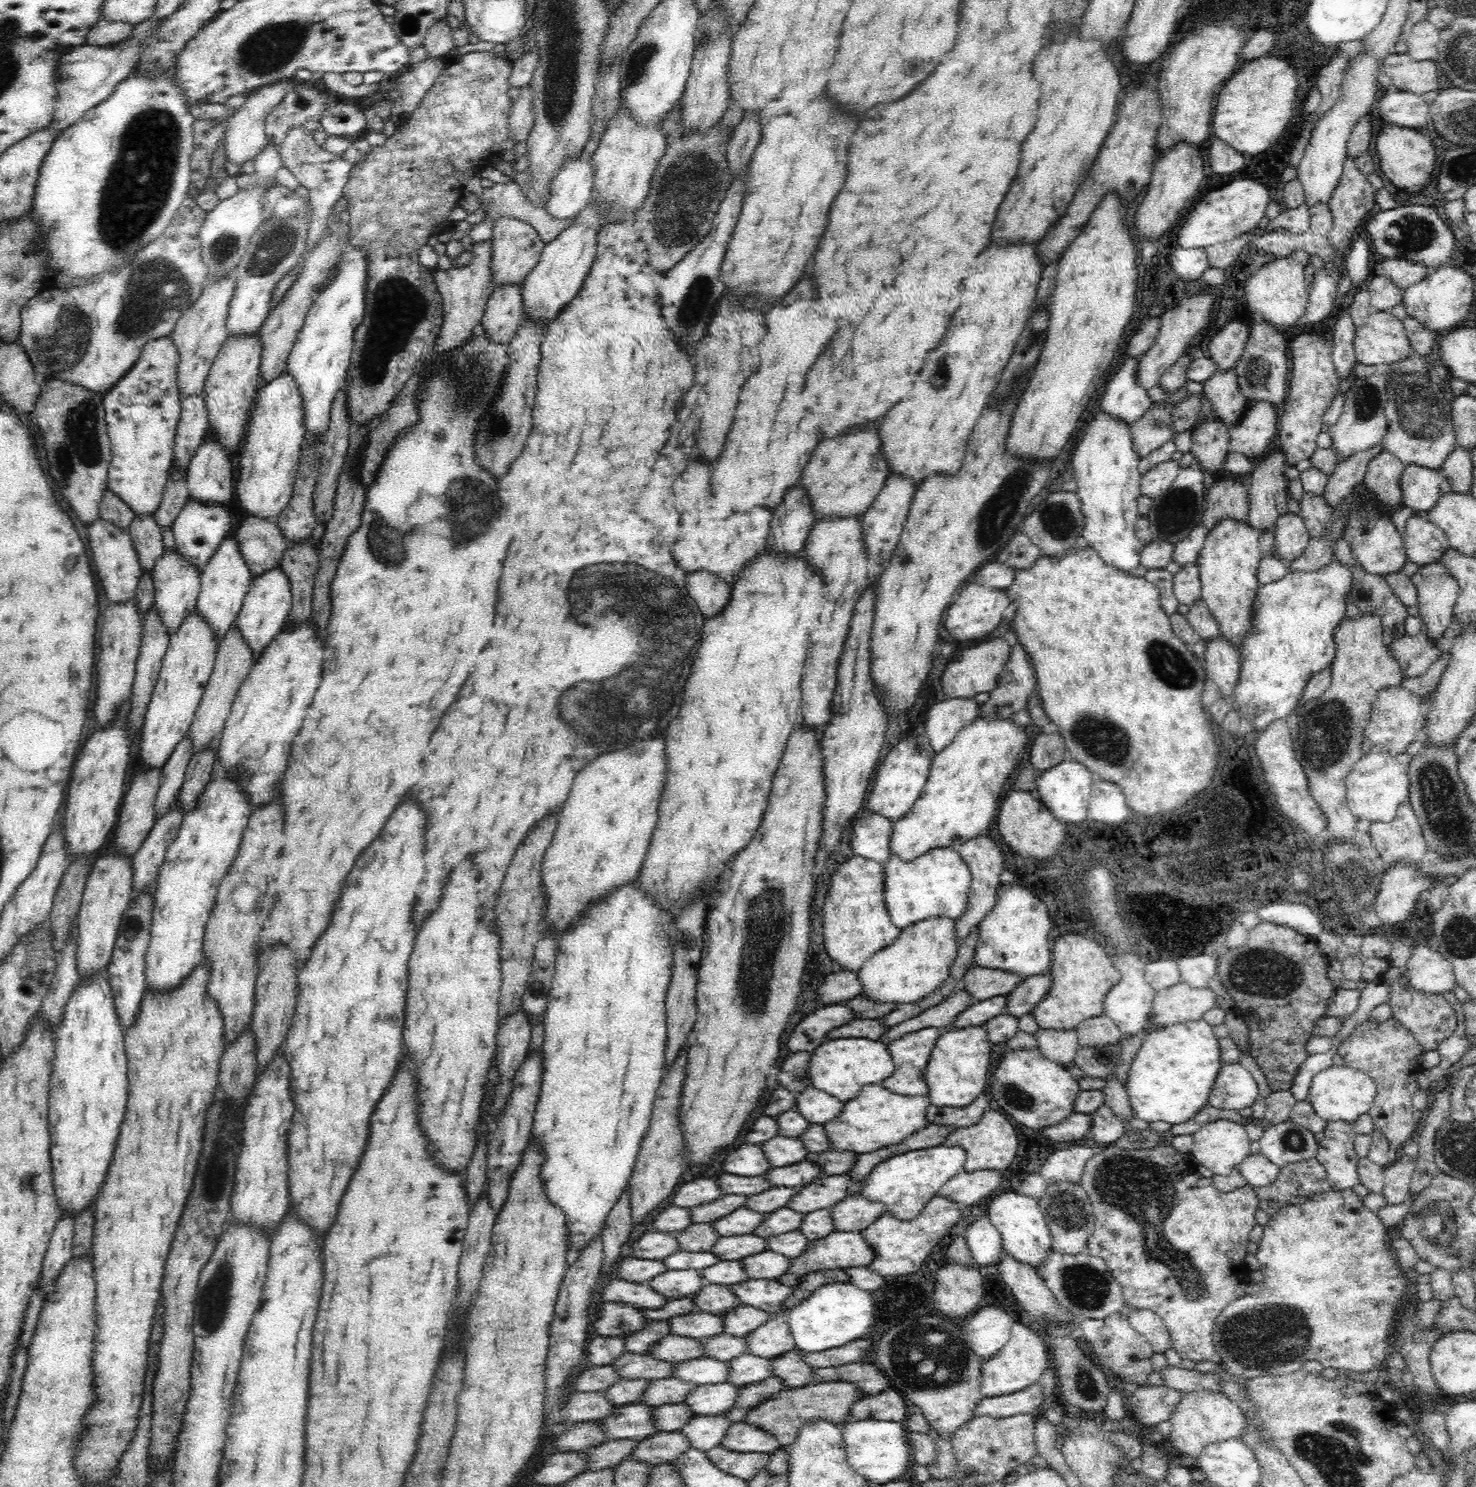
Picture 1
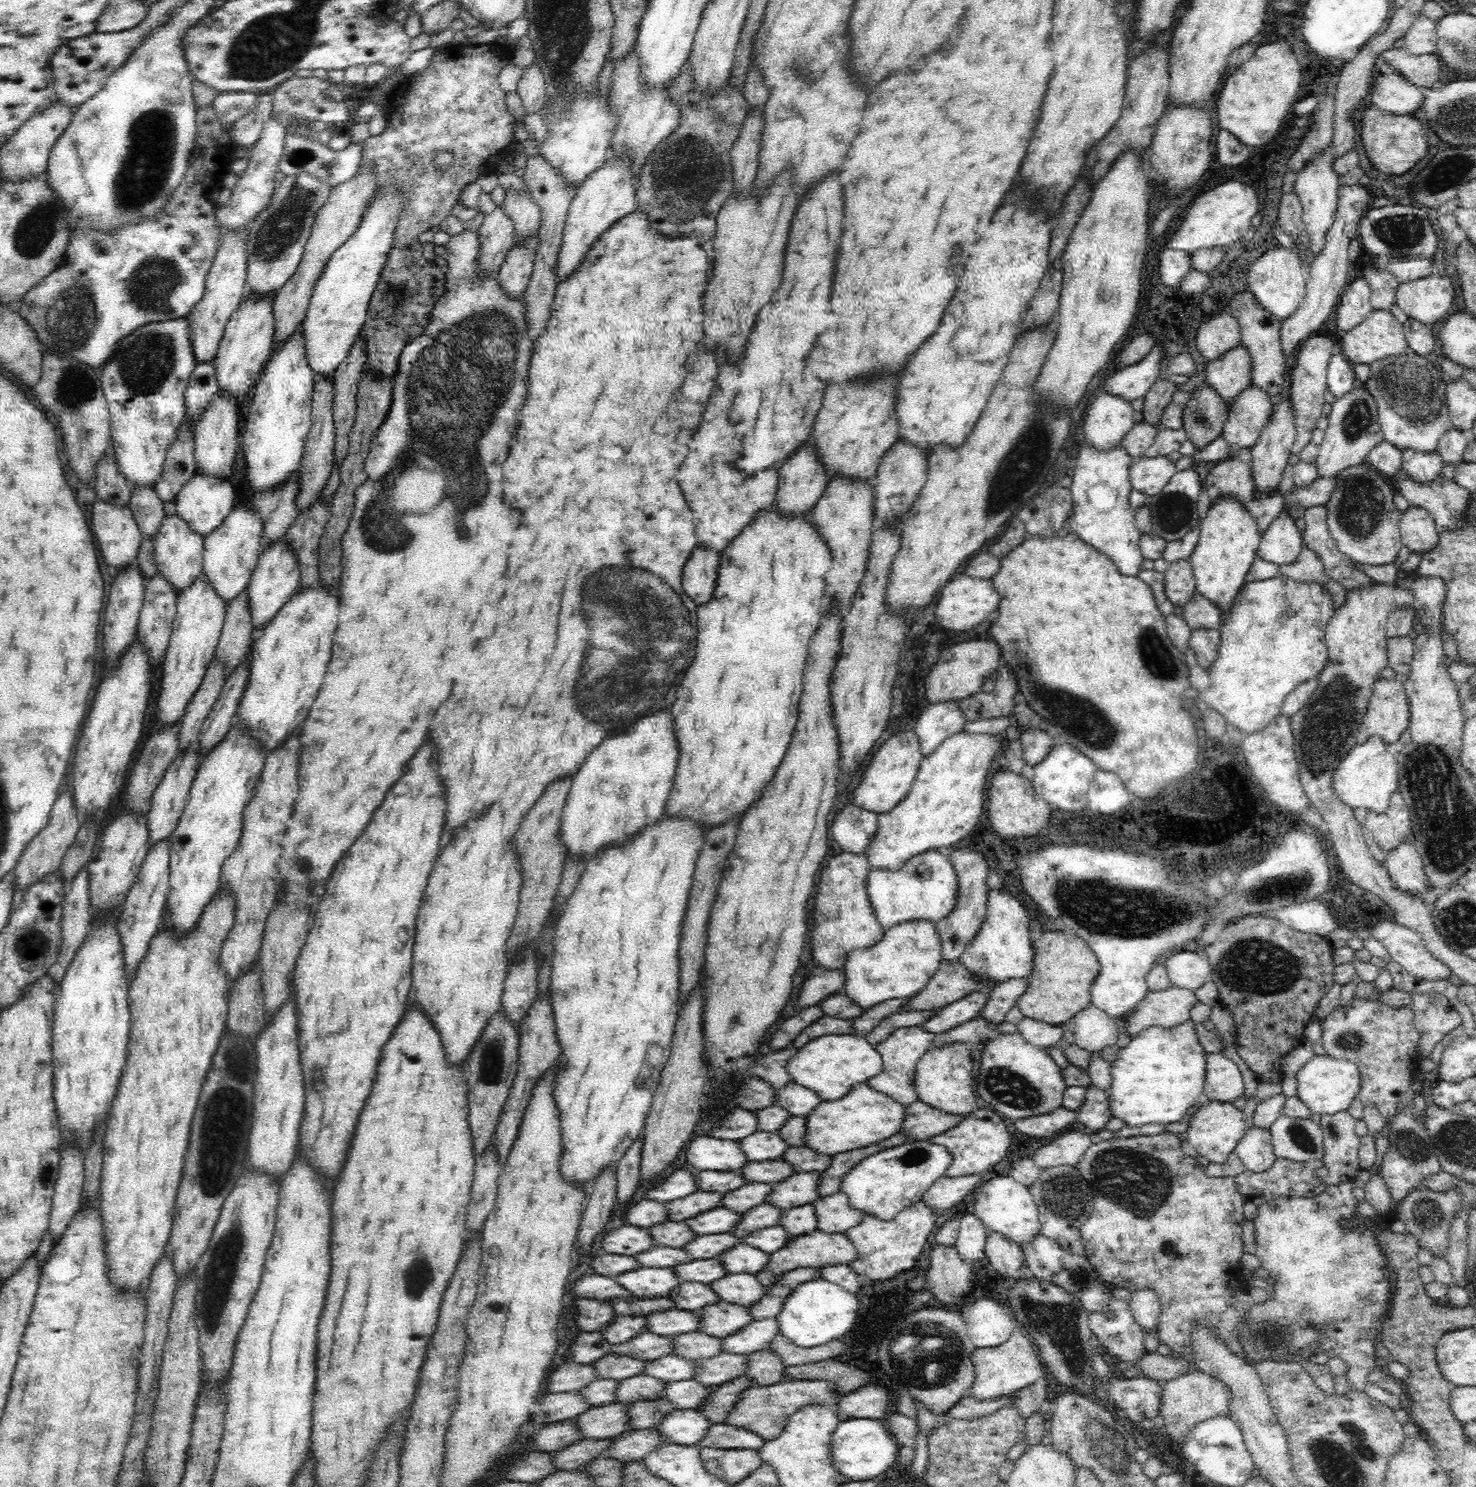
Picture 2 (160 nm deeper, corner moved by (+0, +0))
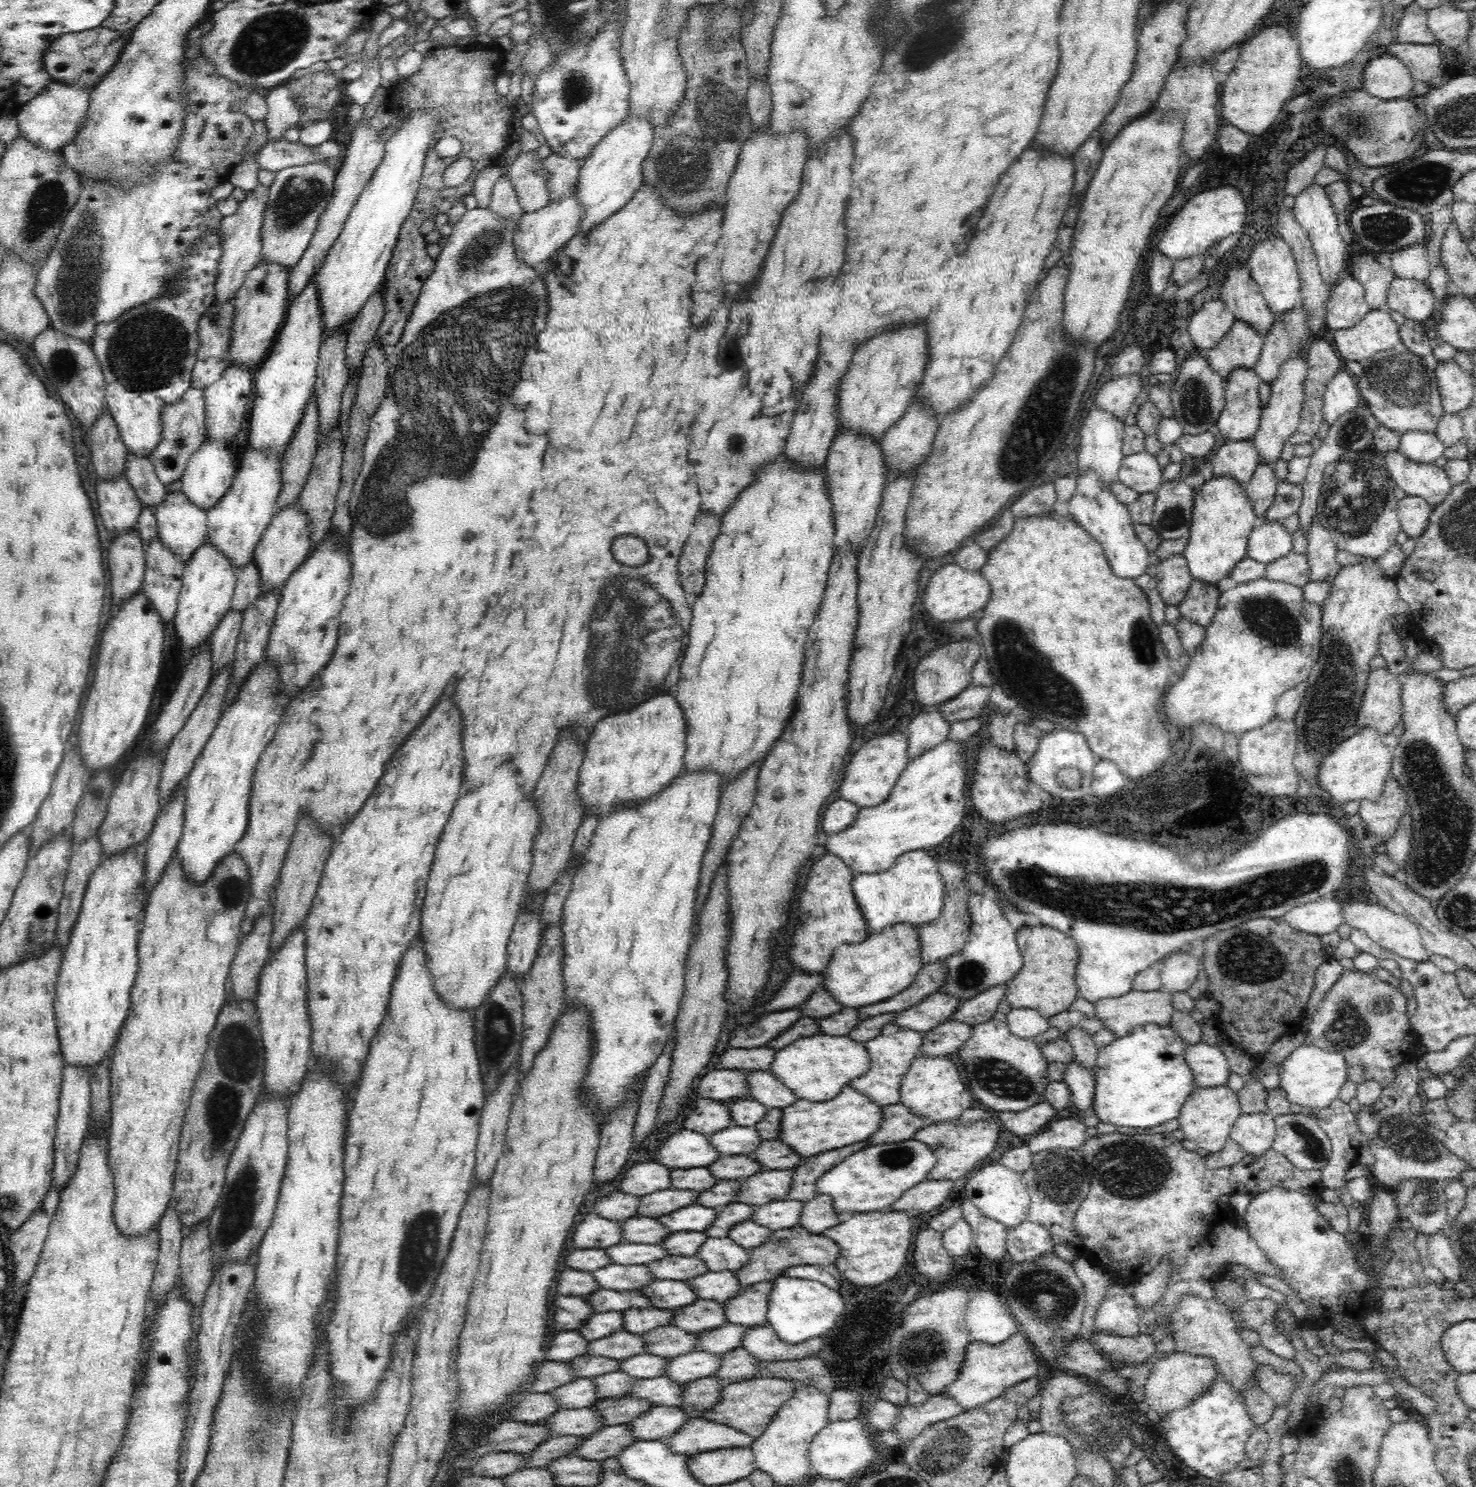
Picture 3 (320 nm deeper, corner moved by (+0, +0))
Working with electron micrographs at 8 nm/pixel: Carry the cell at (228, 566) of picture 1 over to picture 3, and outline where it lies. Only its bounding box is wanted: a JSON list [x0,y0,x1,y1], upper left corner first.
[207,445,283,570]

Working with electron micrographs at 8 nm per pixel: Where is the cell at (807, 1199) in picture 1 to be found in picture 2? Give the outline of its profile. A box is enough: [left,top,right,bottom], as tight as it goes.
[766,1171,821,1209]

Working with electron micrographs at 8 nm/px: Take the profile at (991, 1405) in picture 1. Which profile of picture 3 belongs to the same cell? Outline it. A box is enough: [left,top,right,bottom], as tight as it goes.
[893,1395,966,1440]

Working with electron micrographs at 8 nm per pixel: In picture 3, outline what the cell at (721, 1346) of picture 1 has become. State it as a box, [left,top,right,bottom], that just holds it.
[642,1326,697,1360]

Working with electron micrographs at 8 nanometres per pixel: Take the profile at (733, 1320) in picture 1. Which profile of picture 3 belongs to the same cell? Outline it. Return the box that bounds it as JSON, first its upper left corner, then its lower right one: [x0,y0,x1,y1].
[672,1299,728,1336]

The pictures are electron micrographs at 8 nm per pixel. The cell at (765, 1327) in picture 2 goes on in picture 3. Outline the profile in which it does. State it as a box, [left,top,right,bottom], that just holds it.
[697,1323,748,1356]

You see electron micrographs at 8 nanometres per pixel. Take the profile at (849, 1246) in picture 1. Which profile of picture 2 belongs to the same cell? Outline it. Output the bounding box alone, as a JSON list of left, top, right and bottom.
[755,1230,857,1285]

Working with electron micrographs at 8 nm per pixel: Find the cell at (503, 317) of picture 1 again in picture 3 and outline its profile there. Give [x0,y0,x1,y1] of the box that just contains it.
[512,192,584,267]

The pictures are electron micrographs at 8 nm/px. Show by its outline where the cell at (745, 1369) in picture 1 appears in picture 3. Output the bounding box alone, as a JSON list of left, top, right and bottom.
[665,1349,721,1384]

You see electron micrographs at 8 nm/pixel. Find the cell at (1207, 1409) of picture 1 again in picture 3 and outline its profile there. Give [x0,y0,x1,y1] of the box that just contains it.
[1143,1351,1218,1419]

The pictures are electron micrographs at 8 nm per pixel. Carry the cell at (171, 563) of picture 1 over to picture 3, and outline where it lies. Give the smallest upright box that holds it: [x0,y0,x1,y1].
[154,490,207,564]

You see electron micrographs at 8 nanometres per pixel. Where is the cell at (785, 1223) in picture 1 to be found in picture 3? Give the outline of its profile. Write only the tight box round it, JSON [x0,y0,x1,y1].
[704,1202,756,1238]

